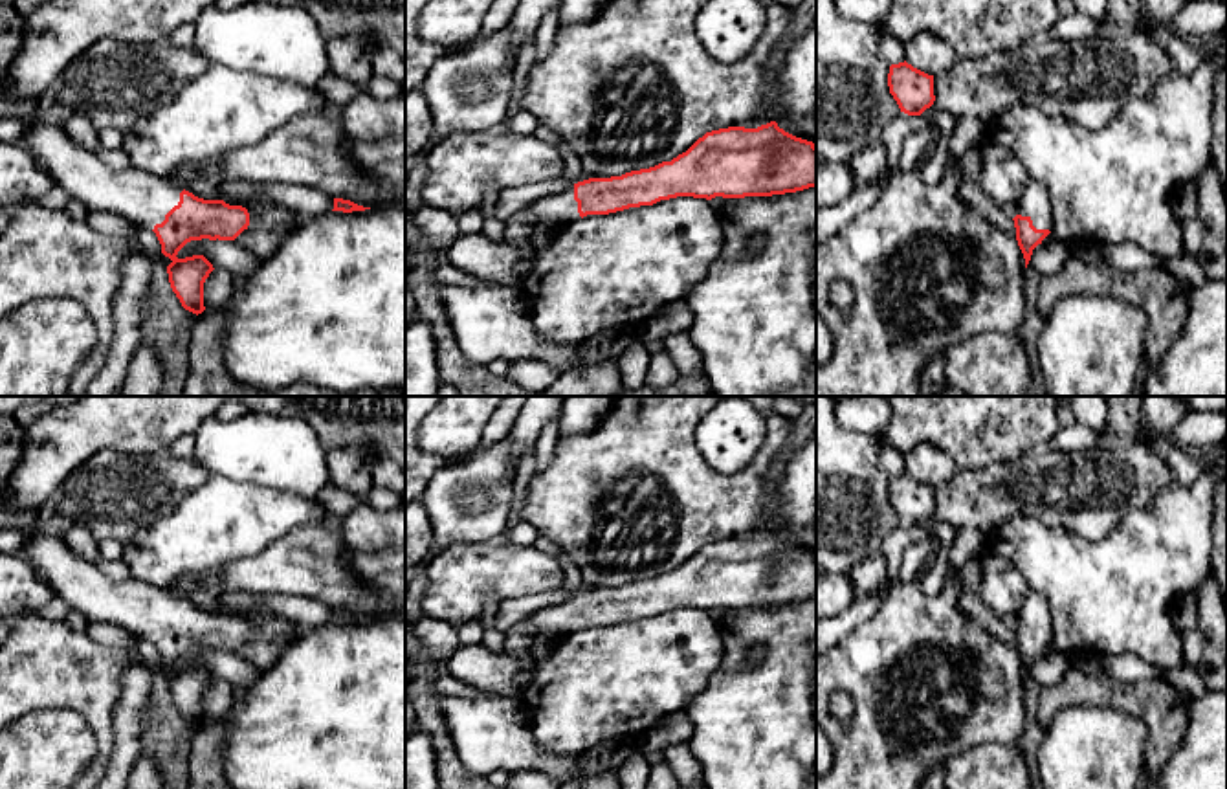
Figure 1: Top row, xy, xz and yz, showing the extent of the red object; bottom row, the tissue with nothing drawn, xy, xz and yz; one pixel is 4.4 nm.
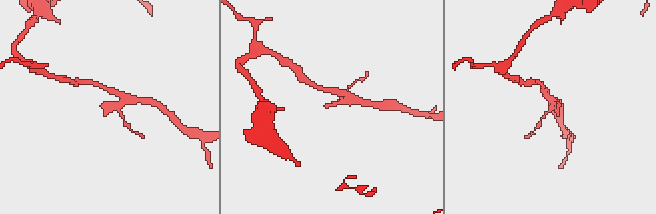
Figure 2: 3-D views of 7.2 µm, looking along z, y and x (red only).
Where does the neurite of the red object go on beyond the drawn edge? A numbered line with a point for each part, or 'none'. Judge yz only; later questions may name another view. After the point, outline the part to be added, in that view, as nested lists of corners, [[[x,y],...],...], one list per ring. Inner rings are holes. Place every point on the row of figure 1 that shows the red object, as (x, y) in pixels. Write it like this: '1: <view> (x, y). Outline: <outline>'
1: yz (1035, 202). Outline: [[[1031,180],[1016,204],[1018,215],[1029,217],[1036,229],[1051,229],[1051,200],[1044,183]]]

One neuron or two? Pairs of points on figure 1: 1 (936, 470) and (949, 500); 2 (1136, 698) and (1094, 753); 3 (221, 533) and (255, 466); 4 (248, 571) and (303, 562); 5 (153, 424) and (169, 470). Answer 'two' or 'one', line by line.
1: two
2: two
3: two
4: one
5: two

